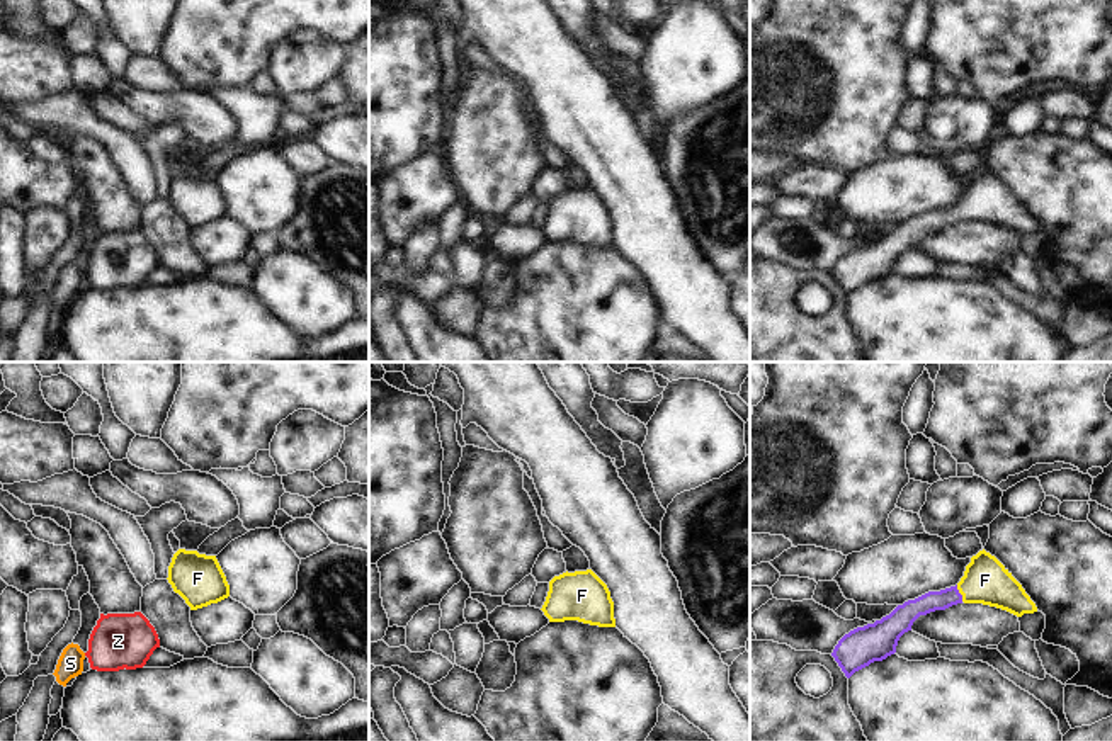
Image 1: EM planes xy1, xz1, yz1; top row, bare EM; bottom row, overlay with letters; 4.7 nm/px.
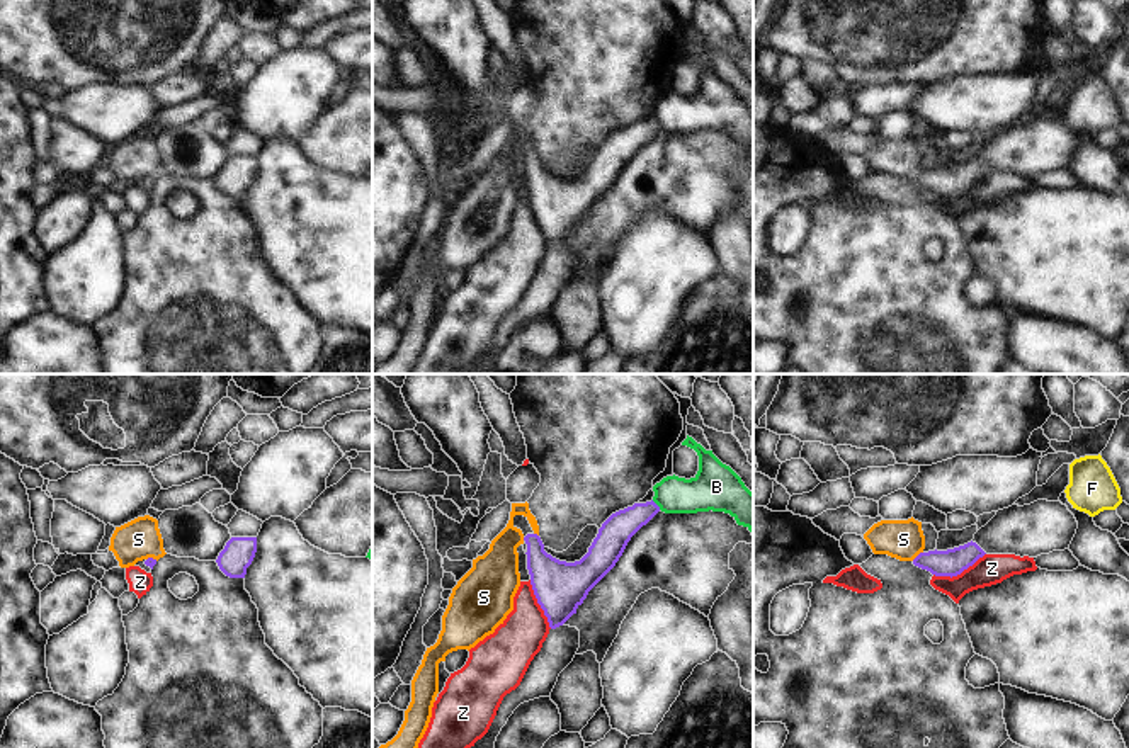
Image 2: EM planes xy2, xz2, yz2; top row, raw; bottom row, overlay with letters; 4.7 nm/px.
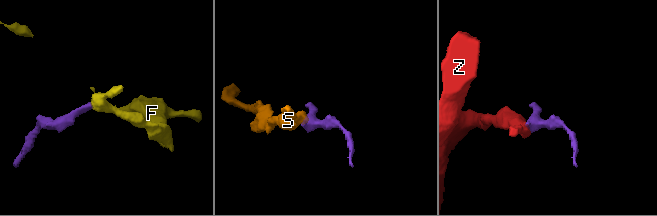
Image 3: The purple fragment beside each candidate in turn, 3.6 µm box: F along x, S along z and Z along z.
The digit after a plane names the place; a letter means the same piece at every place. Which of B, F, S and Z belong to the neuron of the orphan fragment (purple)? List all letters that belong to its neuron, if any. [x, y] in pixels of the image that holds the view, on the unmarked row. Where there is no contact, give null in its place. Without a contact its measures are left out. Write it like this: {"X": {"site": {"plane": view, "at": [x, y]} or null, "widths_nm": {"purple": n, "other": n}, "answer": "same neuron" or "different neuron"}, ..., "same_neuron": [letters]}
{"B": {"site": {"plane": "xz2", "at": [657, 124]}, "widths_nm": {"purple": 150, "other": 180}, "answer": "different neuron"}, "F": {"site": {"plane": "yz1", "at": [959, 213]}, "widths_nm": {"purple": 100, "other": 220}, "answer": "same neuron"}, "S": {"site": {"plane": "yz2", "at": [919, 174]}, "widths_nm": {"purple": 130, "other": 190}, "answer": "different neuron"}, "Z": {"site": {"plane": "yz2", "at": [959, 192]}, "widths_nm": {"purple": 130, "other": 140}, "answer": "different neuron"}, "same_neuron": ["F"]}

